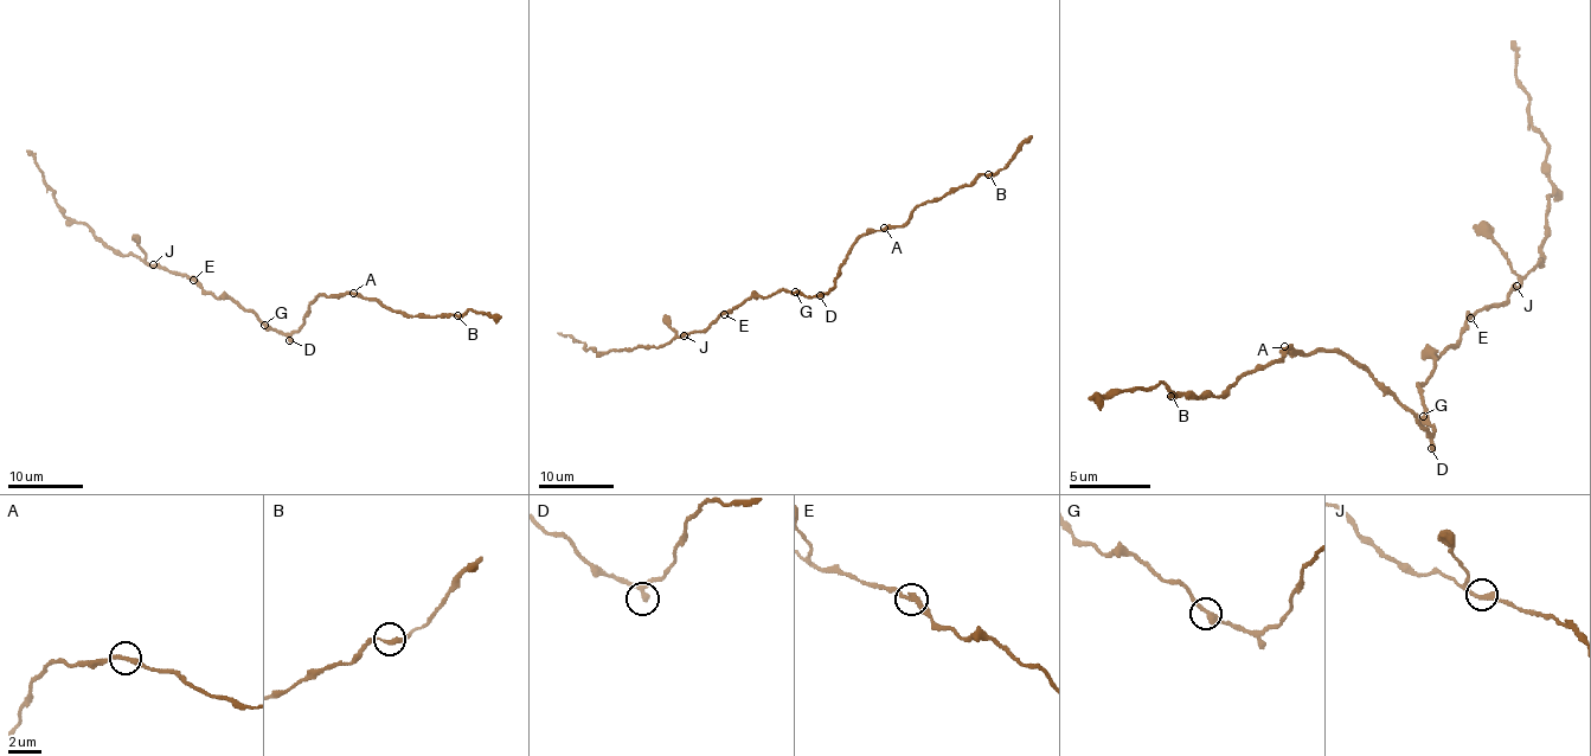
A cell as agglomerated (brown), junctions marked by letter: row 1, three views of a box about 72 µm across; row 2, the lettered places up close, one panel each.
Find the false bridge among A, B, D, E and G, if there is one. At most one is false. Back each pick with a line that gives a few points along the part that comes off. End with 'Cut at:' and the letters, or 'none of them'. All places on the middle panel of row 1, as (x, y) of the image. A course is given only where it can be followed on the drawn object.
Cut at: none of them

